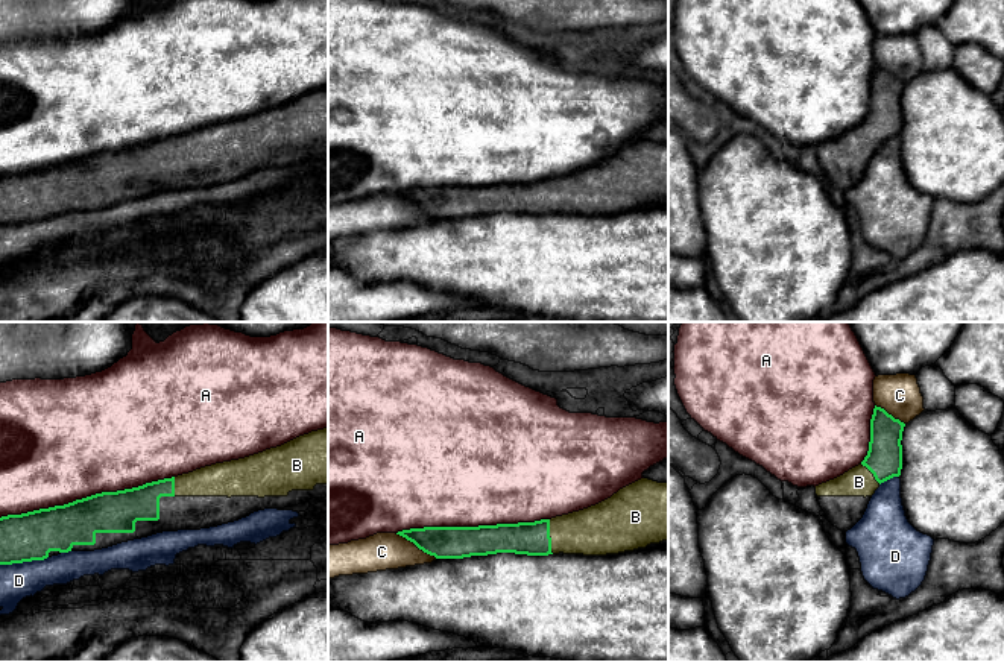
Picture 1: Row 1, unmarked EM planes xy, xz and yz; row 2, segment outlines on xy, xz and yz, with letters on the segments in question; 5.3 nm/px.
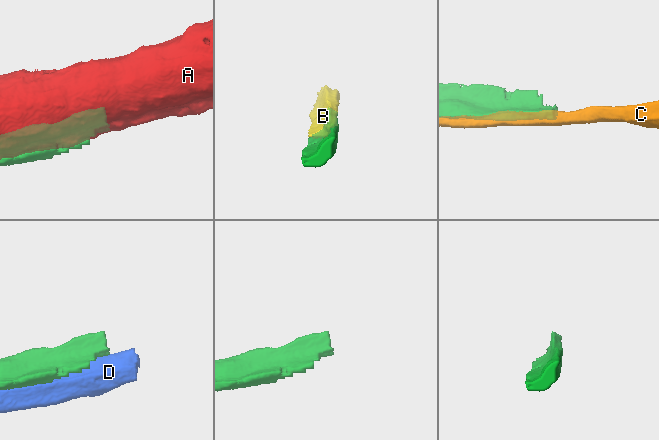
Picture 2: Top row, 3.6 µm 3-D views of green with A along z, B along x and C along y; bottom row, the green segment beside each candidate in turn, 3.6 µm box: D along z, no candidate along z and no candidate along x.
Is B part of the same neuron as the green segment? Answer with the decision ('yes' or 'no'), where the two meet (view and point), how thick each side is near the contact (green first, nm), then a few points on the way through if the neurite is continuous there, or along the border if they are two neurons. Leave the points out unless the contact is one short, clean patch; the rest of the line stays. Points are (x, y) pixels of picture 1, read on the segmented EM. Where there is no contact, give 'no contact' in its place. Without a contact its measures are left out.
yes; contact xz (549, 536); calibres 180 and 260 nm

